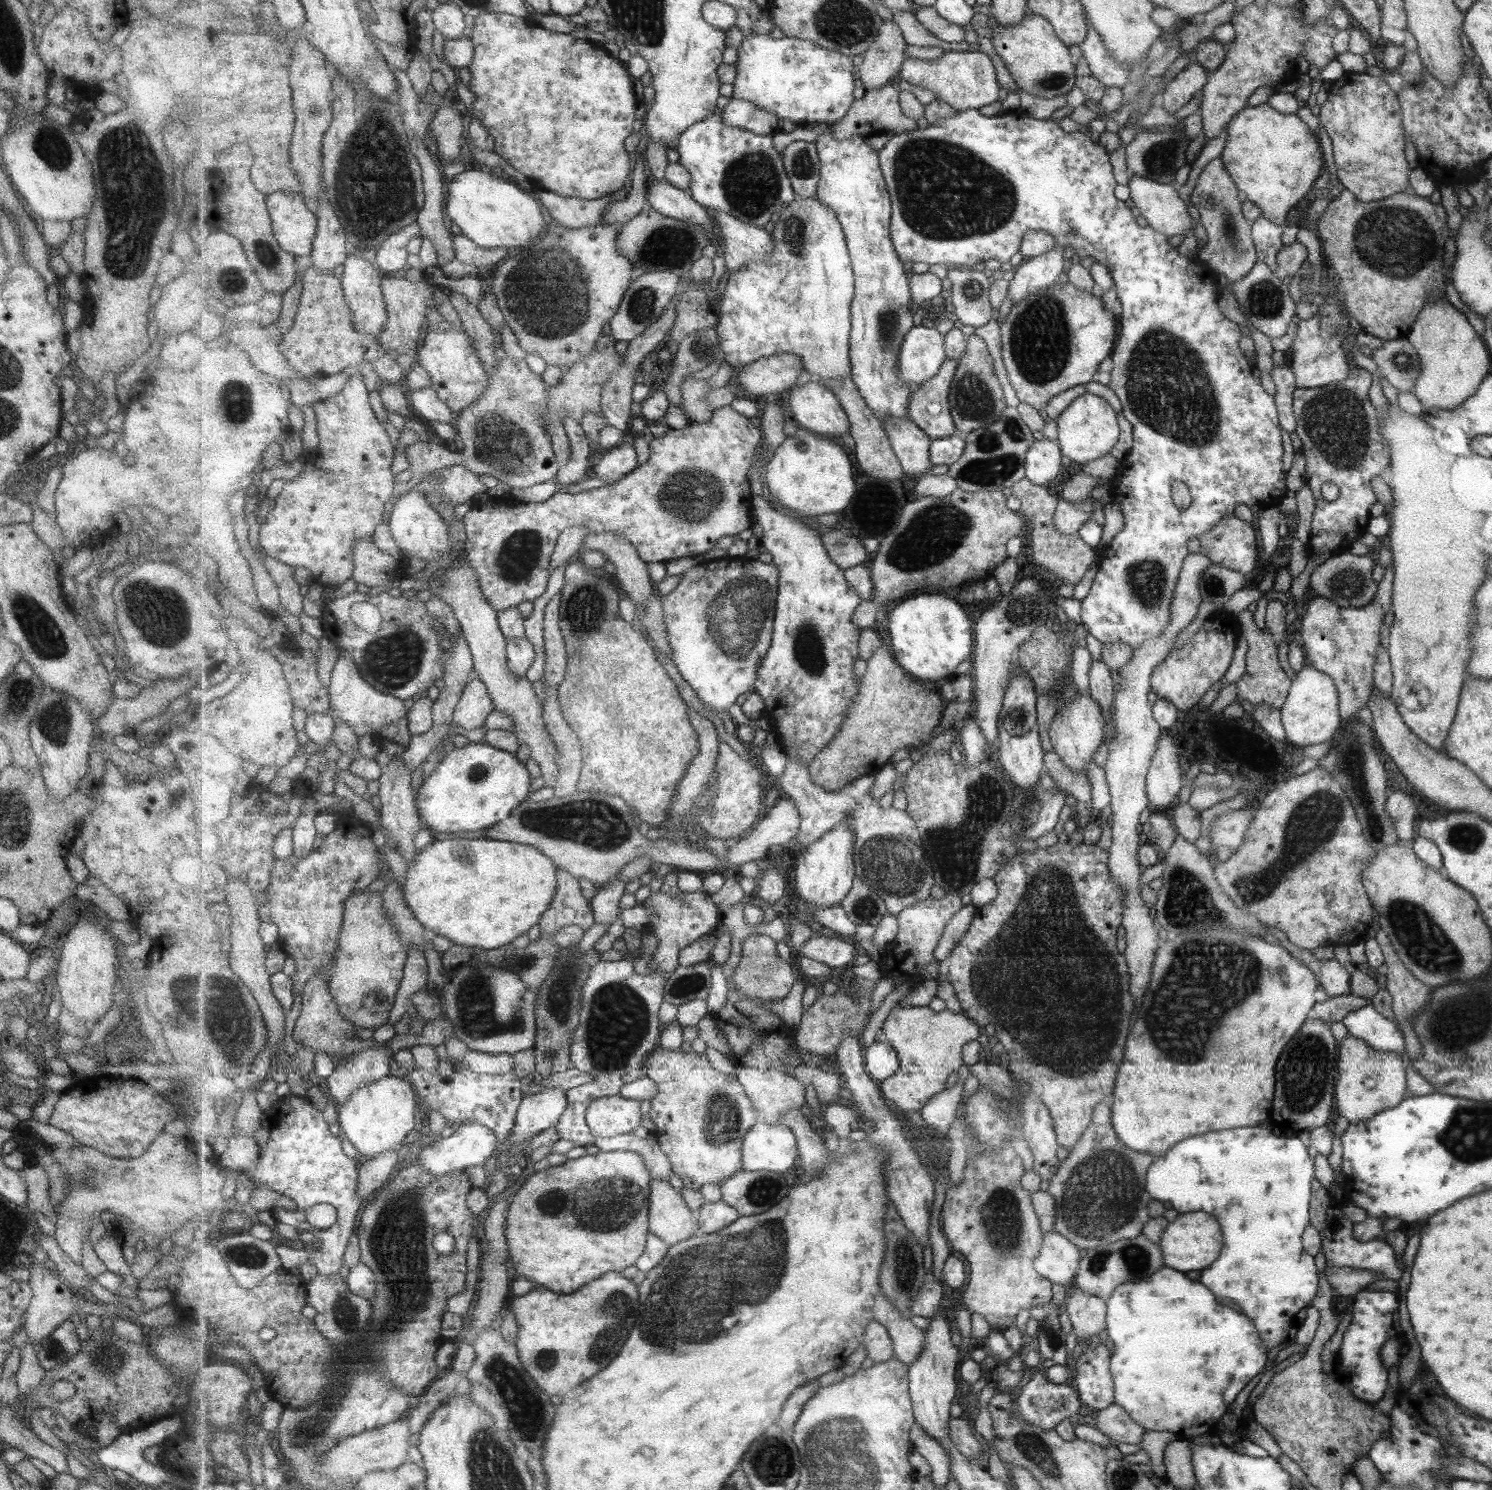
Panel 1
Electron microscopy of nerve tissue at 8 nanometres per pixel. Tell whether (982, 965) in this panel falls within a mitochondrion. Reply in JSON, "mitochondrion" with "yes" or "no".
{"mitochondrion":"yes"}

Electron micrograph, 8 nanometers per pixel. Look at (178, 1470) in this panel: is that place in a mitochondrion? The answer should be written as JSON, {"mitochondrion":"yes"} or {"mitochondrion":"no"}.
{"mitochondrion":"no"}

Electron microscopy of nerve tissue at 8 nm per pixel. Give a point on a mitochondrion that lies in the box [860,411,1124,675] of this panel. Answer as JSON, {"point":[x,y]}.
{"point":[996,461]}

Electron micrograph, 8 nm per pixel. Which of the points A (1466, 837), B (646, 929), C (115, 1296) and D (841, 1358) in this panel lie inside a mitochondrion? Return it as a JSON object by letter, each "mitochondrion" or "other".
{"A":"mitochondrion","B":"other","C":"other","D":"other"}

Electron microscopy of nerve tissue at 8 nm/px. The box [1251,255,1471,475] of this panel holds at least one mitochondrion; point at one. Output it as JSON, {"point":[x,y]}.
{"point":[1334,420]}

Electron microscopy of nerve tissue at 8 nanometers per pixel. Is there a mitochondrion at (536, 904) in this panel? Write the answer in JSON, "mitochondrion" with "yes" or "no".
{"mitochondrion":"no"}

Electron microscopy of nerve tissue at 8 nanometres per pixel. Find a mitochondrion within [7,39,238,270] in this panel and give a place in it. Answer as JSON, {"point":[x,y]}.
{"point":[54,147]}

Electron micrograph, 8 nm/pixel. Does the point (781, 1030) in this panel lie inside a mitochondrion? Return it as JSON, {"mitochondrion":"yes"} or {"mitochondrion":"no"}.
{"mitochondrion":"no"}

